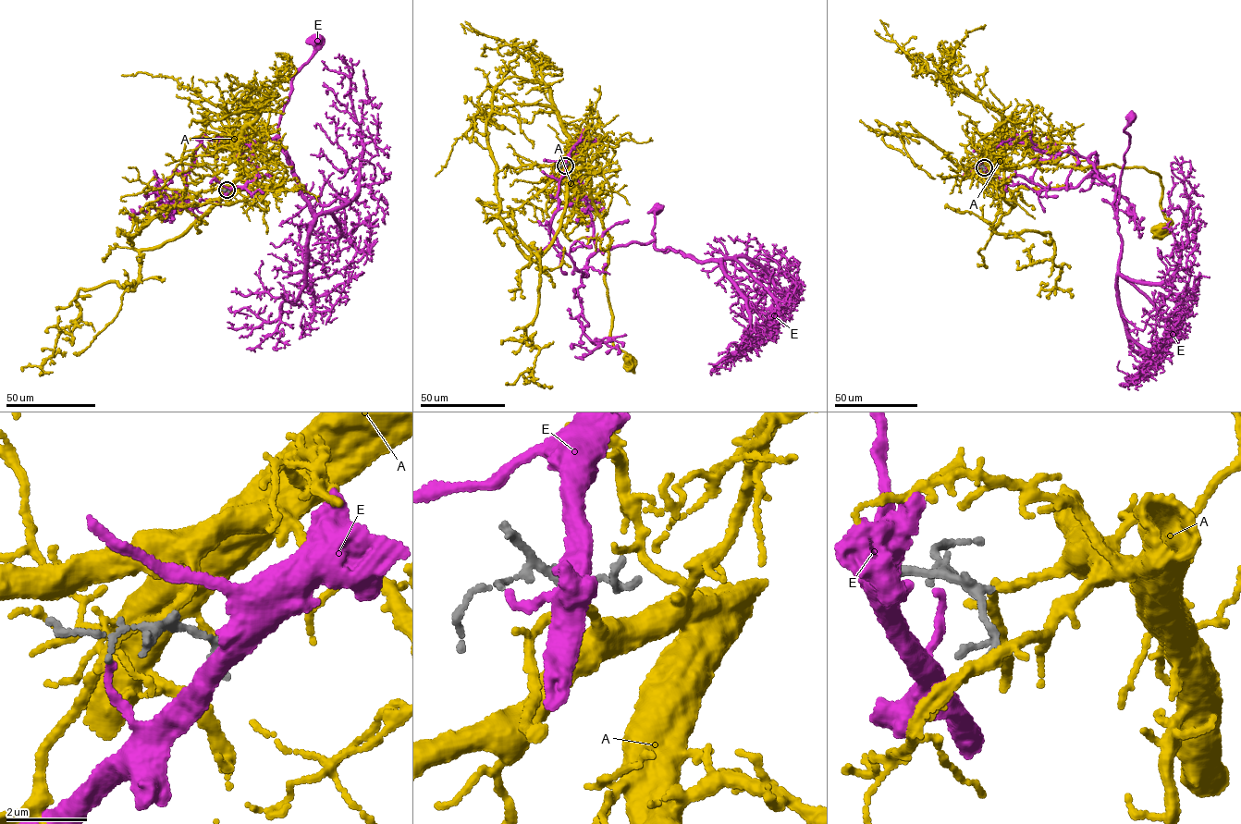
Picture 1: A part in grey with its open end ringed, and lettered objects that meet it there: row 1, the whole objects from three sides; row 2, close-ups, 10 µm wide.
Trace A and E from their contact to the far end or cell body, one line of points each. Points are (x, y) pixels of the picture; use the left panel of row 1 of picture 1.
A: (227, 190), (248, 172), (238, 159), (237, 145), (202, 132), (185, 143), (185, 189), (178, 200)
E: (224, 191), (202, 204), (175, 204), (205, 137), (277, 136), (288, 161), (278, 124), (293, 75), (317, 40)

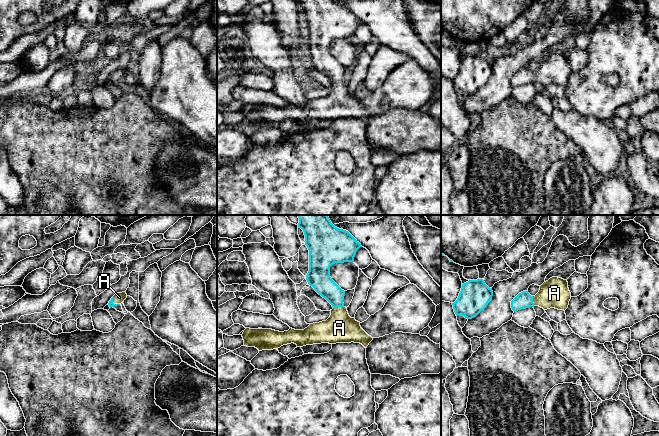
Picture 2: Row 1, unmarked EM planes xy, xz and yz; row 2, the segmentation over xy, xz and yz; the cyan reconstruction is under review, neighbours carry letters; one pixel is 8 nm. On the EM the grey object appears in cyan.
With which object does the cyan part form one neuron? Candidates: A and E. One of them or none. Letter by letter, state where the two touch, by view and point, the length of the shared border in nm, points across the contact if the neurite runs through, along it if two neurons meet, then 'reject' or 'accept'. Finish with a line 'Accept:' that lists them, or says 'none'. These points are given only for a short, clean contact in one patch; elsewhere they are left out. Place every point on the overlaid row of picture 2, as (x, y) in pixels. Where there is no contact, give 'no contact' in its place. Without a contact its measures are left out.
A: contact xz (338, 306); length 90 nm; way xz (321, 281), (335, 296), (338, 306), (339, 328); accept
E: no contact; reject
Accept: A

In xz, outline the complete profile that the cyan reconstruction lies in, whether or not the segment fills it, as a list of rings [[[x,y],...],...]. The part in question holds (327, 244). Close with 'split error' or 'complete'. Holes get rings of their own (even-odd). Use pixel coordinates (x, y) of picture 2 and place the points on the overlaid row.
[[[298,215],[298,227],[305,235],[305,245],[309,250],[309,271],[306,280],[314,290],[325,298],[333,307],[331,315],[326,321],[310,324],[304,330],[290,328],[279,332],[272,329],[246,328],[242,334],[244,346],[255,347],[259,351],[278,349],[283,345],[294,343],[297,347],[321,343],[360,343],[365,348],[373,340],[360,326],[360,322],[351,318],[343,300],[345,291],[330,277],[330,267],[335,263],[354,262],[357,250],[361,244],[346,230],[335,227],[327,215]]] | split error

